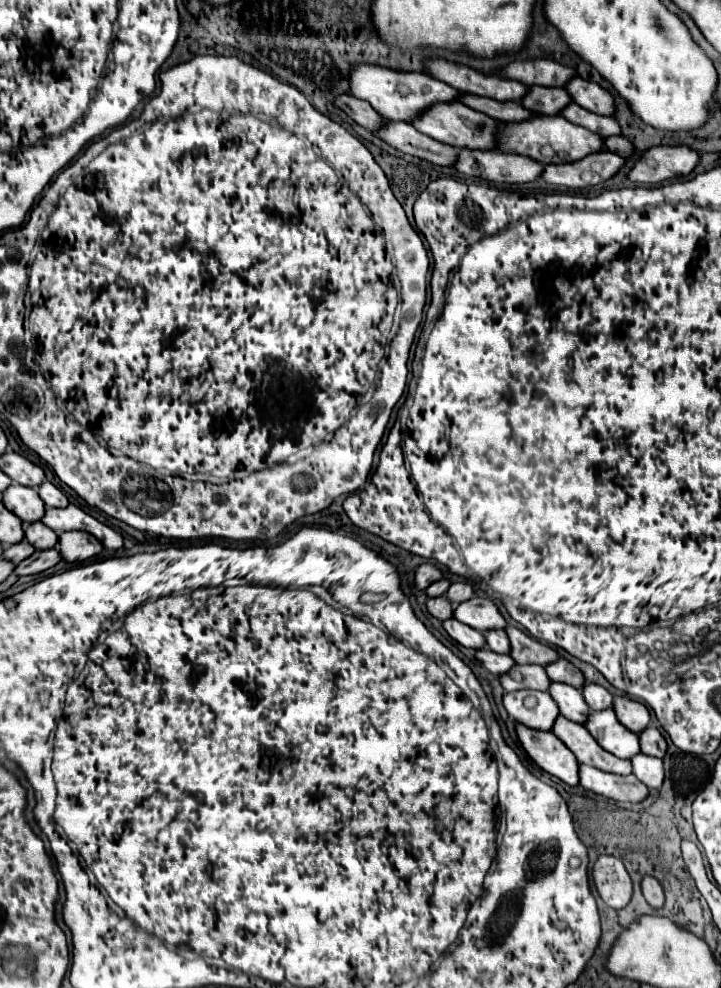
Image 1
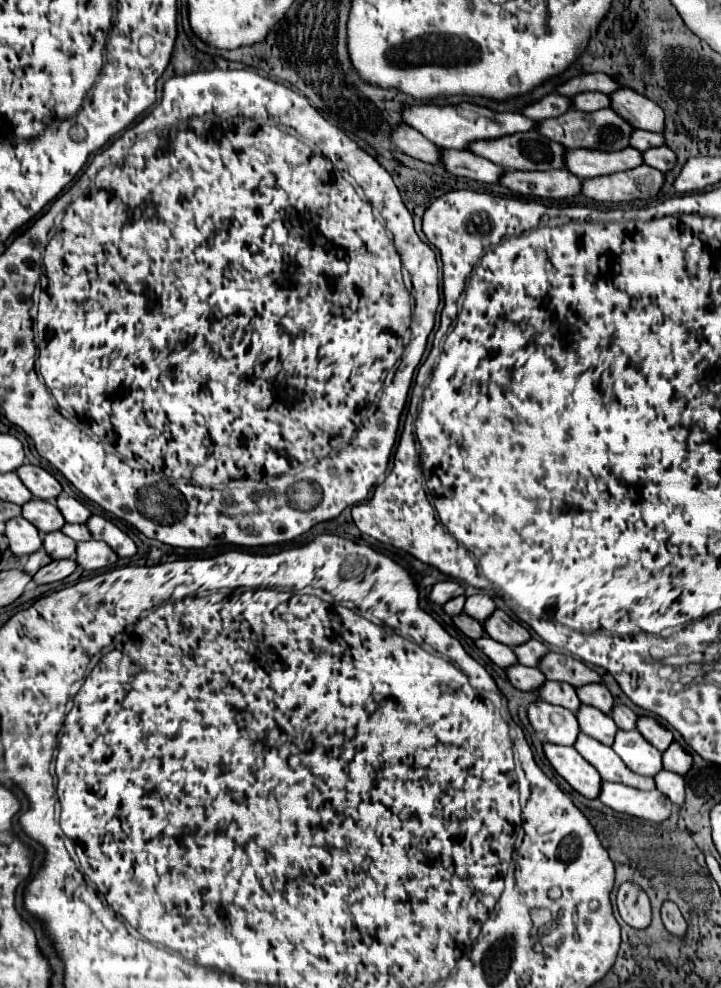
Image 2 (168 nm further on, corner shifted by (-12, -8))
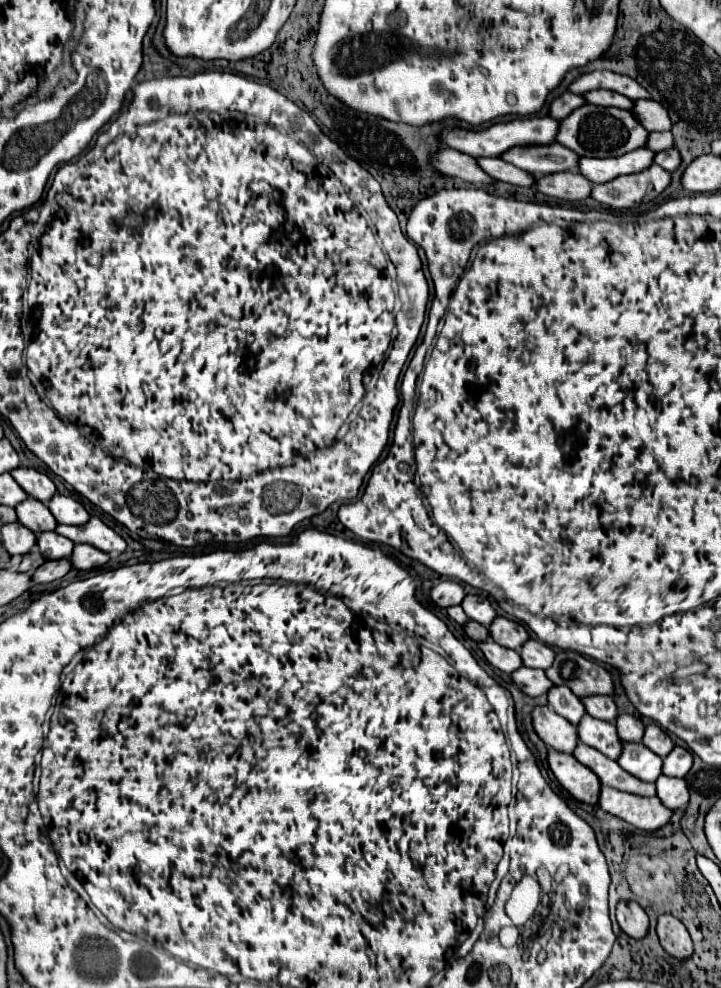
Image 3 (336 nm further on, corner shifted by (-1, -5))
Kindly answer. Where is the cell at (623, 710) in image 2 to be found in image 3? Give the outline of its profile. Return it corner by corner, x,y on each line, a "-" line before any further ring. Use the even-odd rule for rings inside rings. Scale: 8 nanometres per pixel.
621,714
619,720
615,722
619,738
625,742
641,742
643,734
645,734
645,726
641,720
629,716
629,714

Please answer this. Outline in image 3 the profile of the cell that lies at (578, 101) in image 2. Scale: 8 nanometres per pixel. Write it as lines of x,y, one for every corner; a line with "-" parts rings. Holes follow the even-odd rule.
591,90
585,94
585,98
589,100
589,104
595,106
615,106
615,108
623,108
623,110
633,110
635,102
623,94
611,92
611,90

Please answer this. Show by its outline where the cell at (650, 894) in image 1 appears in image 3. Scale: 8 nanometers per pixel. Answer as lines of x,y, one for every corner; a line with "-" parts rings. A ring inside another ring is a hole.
669,914
659,916
657,934
659,934
663,950
669,956
673,956
677,960
689,960
693,956
693,942
681,920
677,920

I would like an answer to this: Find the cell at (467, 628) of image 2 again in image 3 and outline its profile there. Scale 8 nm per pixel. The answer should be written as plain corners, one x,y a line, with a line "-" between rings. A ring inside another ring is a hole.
469,620
469,622
465,624
465,632
467,632
467,636
469,636
471,640
475,640
475,642
485,642
485,640
489,640
489,630
487,630
485,626
481,626
479,622

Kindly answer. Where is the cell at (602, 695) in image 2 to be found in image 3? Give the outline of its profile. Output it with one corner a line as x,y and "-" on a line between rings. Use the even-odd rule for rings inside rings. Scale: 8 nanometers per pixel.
589,696
587,700
583,700
583,704
593,718
599,718
605,722
615,722
619,716
617,706
611,696

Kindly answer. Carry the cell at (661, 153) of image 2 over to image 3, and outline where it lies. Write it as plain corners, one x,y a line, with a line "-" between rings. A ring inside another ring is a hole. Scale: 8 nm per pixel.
669,148
669,150
657,152
657,156
655,156
655,164
659,164
661,168
665,168
665,170
669,170
669,172
677,170
677,166
681,164
679,150
677,150
677,148

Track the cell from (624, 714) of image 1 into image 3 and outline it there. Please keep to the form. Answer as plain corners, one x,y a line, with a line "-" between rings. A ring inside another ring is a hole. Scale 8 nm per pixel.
651,724
645,728
645,736
643,736
643,744
647,748
651,748
655,754
659,754
661,758
665,758
671,750
673,750
673,740
669,738
667,732
663,732
659,726

